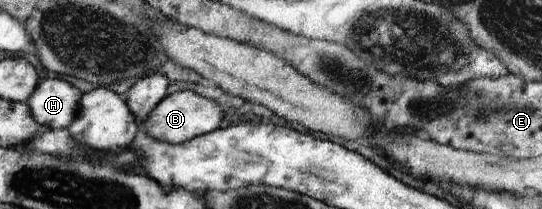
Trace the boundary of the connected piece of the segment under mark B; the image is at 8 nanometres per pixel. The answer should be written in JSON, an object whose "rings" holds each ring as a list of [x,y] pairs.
{"rings":[[[178,91],[162,99],[141,124],[153,140],[175,145],[218,130],[220,122],[222,122],[222,107],[219,104],[192,91]]]}

